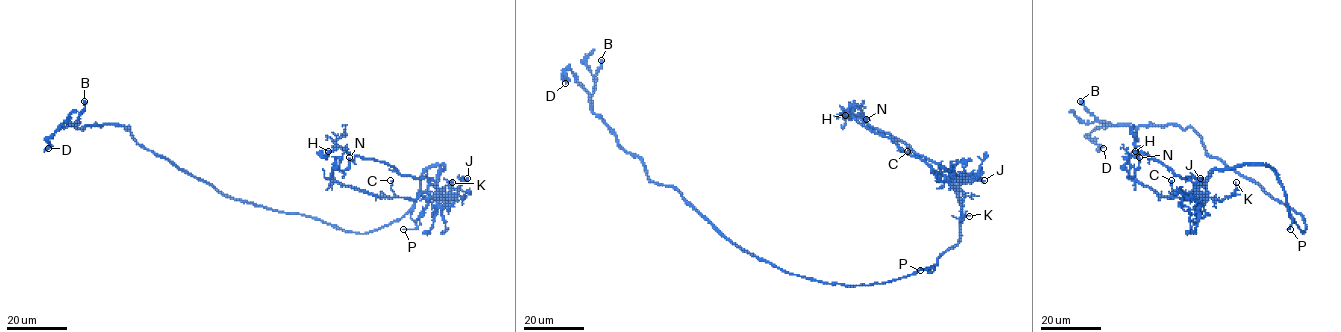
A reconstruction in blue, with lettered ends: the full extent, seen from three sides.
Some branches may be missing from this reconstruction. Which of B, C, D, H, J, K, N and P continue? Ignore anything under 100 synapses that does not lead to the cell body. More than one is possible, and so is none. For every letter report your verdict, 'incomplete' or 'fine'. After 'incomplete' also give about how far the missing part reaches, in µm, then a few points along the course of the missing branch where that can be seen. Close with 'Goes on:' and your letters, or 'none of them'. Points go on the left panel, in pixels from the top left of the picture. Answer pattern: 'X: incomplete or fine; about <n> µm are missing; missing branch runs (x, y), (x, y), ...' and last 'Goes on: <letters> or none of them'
B: fine
C: fine
D: fine
H: fine
J: fine
K: fine
N: fine
P: incomplete; about 30 µm are missing; missing branch runs (403, 229), (400, 238), (405, 252), (394, 266), (383, 272), (388, 275), (403, 273), (411, 282)
Goes on: P

